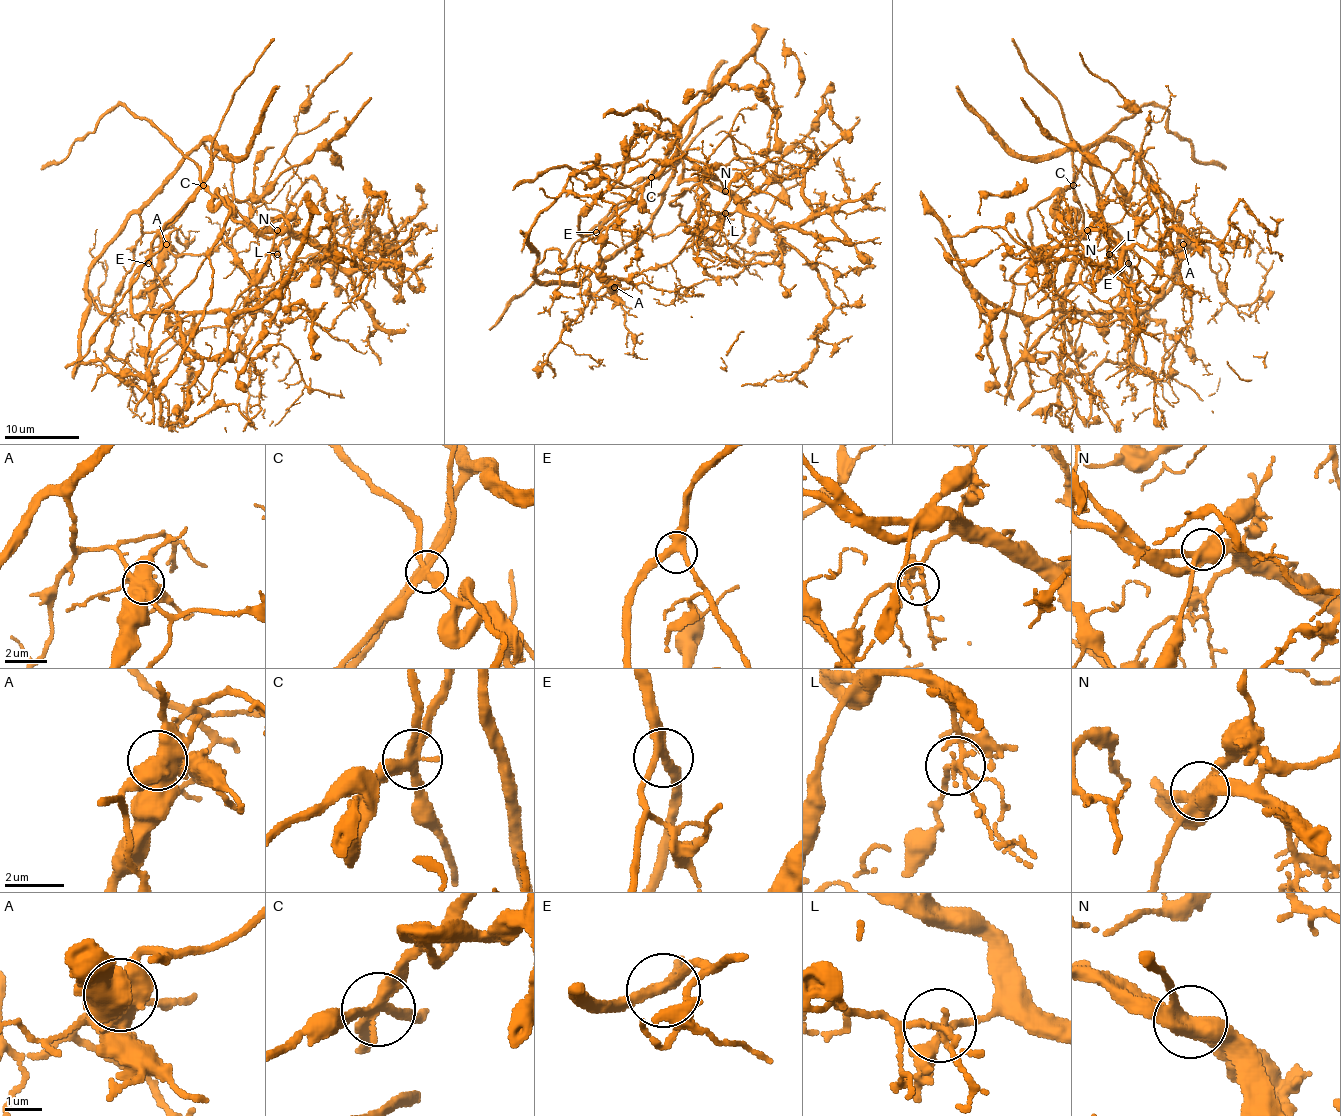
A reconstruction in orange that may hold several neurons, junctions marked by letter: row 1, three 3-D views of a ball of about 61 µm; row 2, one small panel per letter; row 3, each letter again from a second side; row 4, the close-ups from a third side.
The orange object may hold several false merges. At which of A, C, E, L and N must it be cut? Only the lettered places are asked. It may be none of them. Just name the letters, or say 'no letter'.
A, C, N

